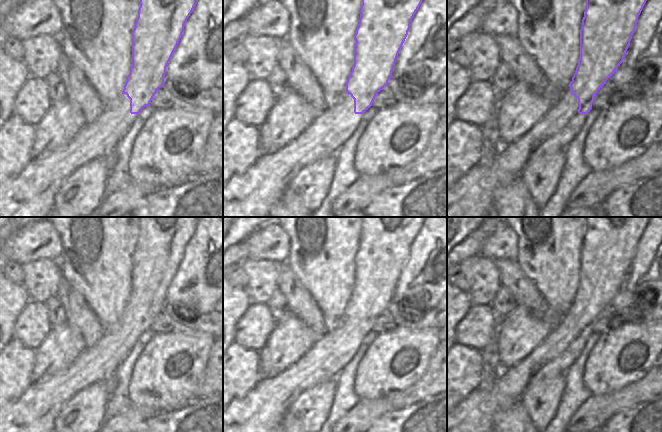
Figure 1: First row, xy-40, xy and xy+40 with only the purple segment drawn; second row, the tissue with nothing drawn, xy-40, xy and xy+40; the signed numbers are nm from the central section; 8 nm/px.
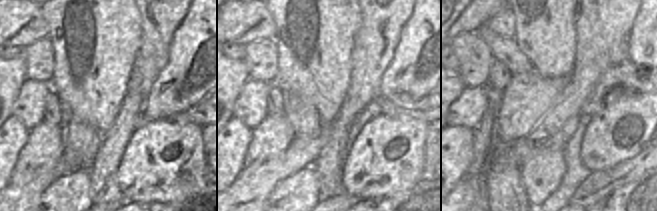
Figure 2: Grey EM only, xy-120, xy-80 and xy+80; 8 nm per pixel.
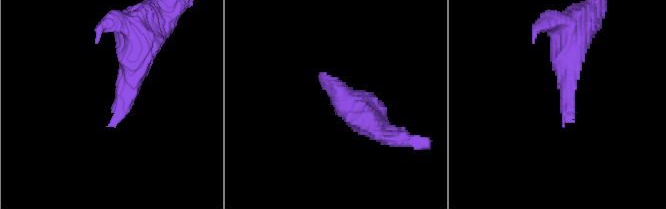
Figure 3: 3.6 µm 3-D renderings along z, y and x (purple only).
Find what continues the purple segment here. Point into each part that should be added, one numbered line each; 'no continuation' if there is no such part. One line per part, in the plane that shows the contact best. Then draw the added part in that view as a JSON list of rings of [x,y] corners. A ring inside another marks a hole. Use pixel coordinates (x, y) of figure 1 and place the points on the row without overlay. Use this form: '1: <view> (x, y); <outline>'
1: xy+40 (555, 354); [[[567,310],[562,321],[521,362],[502,370],[489,388],[478,387],[447,412],[447,432],[490,432],[496,415],[520,402],[531,382],[564,376],[586,343],[586,338],[579,338],[578,333],[578,323]]]

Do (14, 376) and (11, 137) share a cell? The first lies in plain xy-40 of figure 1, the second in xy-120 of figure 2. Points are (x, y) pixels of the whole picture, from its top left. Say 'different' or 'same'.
same

